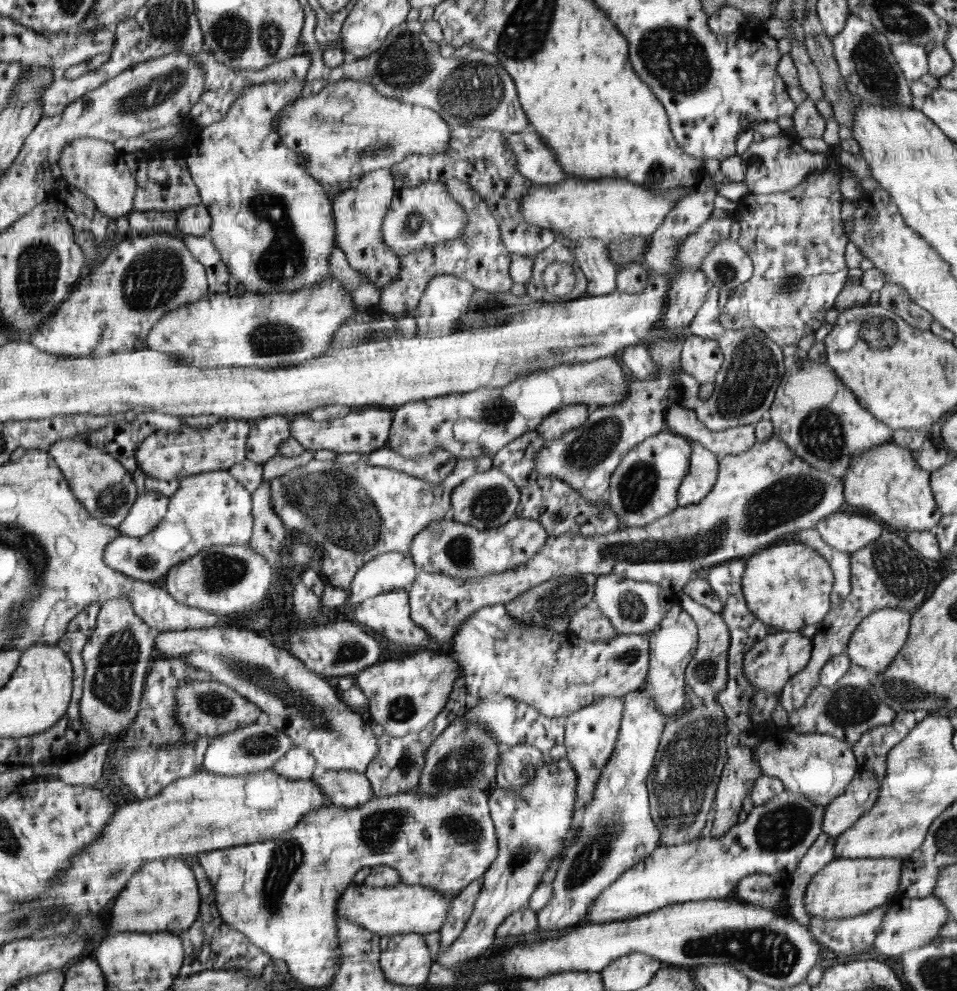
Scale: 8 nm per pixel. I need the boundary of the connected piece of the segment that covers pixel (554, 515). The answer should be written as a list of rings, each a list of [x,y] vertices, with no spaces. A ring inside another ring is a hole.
[[[536,430],[516,438],[504,449],[498,450],[492,457],[493,468],[505,471],[510,480],[518,487],[521,498],[517,507],[518,518],[536,519],[542,523],[548,532],[548,537],[574,533],[591,537],[616,532],[623,527],[621,518],[610,507],[609,500],[604,498],[597,504],[591,504],[583,498],[574,487],[558,477],[548,477],[536,472],[536,454],[542,450],[545,444]]]

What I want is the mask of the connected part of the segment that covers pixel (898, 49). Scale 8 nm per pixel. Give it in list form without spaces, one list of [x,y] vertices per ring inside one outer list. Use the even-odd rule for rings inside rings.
[[[910,42],[891,45],[896,62],[901,66],[904,76],[911,82],[929,73],[928,57],[924,47]]]

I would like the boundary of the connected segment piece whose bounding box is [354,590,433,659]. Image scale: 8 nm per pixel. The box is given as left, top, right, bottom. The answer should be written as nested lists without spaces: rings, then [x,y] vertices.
[[[407,590],[388,591],[377,597],[366,599],[354,609],[354,622],[366,626],[370,629],[370,634],[380,634],[386,638],[382,639],[382,646],[386,646],[385,659],[388,658],[388,641],[394,642],[398,647],[426,649],[428,643],[433,640],[422,626],[414,622],[412,603]]]

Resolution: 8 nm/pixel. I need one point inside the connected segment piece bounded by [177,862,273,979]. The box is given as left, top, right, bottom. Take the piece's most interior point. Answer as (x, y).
(210, 944)

